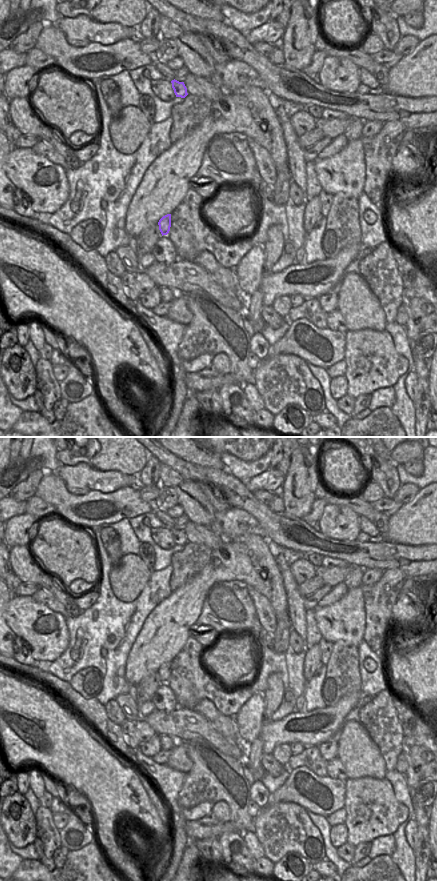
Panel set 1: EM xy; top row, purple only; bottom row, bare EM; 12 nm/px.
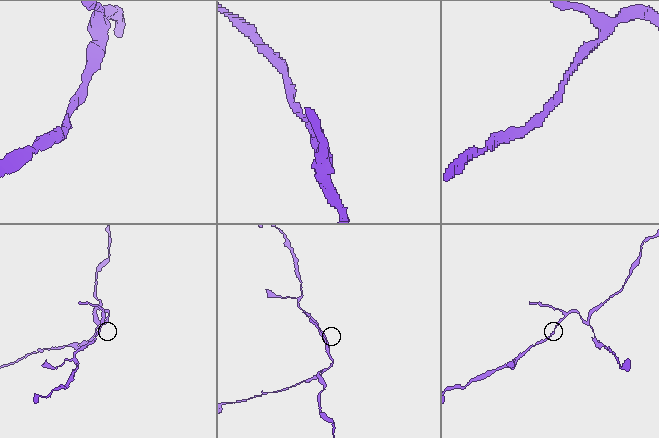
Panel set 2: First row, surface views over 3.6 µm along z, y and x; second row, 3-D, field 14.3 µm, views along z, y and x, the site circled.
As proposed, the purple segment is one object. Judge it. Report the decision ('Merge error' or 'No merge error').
No merge error

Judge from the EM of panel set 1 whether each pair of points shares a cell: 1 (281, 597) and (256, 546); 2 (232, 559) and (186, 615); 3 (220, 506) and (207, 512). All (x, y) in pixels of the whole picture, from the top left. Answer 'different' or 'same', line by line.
1: same
2: same
3: different

